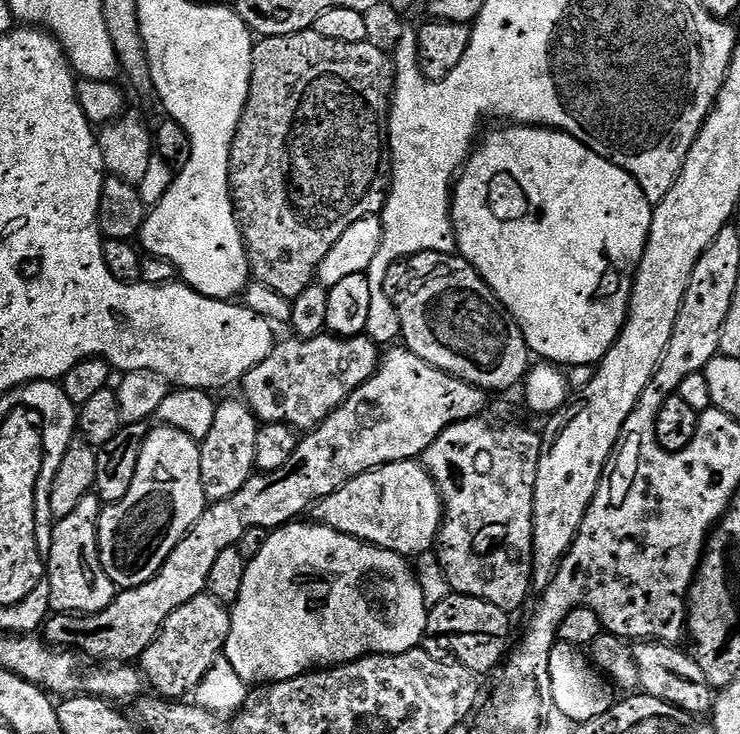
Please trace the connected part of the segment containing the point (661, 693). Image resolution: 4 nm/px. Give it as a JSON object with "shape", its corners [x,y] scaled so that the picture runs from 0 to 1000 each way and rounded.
{"shape":[[[872,872],[855,881],[854,890],[862,902],[865,937],[874,947],[899,954],[912,965],[927,967],[936,975],[950,977],[962,969],[965,939],[954,918],[949,918],[949,907],[943,907],[939,894],[926,884],[924,890],[922,884],[914,881],[919,880],[889,872]]]}

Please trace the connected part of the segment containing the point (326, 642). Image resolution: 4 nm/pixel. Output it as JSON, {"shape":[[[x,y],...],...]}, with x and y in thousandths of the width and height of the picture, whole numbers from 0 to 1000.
{"shape":[[[396,711],[385,714],[381,719],[364,723],[355,744],[342,763],[335,764],[332,787],[327,787],[327,804],[322,809],[319,822],[312,824],[314,851],[311,864],[303,876],[301,898],[316,907],[322,924],[327,924],[336,935],[355,935],[370,932],[374,926],[396,926],[400,921],[412,921],[423,913],[451,910],[462,905],[470,905],[474,899],[486,899],[491,894],[512,891],[516,894],[541,894],[546,888],[564,881],[574,871],[578,860],[578,835],[581,828],[573,823],[570,804],[564,790],[564,781],[554,772],[547,759],[536,752],[528,752],[520,747],[511,747],[507,741],[493,741],[491,736],[480,736],[477,730],[462,728],[450,719],[442,719],[438,714],[418,711]]]}

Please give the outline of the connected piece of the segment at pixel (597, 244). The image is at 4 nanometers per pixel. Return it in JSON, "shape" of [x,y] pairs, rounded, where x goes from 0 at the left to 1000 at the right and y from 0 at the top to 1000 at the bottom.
{"shape":[[[670,172],[670,176],[661,183],[659,187],[650,189],[642,198],[641,206],[634,211],[624,233],[620,236],[619,244],[614,251],[611,263],[611,313],[616,323],[616,335],[620,347],[632,356],[635,362],[641,362],[641,368],[649,377],[662,390],[662,395],[670,401],[670,405],[681,413],[681,420],[695,433],[695,439],[705,450],[708,465],[714,469],[715,475],[720,481],[730,484],[728,489],[735,493],[745,493],[753,499],[764,499],[762,496],[774,496],[776,500],[784,501],[788,496],[809,497],[816,489],[816,484],[830,471],[830,466],[838,458],[838,451],[843,443],[843,436],[849,432],[849,409],[854,403],[854,384],[859,379],[859,365],[868,357],[868,346],[873,341],[873,330],[878,319],[878,308],[881,307],[881,285],[882,279],[873,270],[873,264],[862,253],[862,248],[846,232],[841,232],[830,221],[824,221],[818,213],[809,213],[803,204],[793,202],[785,191],[777,191],[768,181],[755,178],[750,174],[736,174],[734,172]]]}

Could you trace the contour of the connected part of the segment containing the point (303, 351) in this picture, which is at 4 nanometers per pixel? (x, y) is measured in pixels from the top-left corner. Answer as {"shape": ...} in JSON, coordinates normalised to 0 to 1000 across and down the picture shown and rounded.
{"shape":[[[434,455],[415,460],[393,460],[395,463],[380,462],[365,477],[365,482],[343,504],[331,510],[327,519],[328,544],[341,556],[341,563],[347,572],[358,578],[392,579],[393,583],[415,591],[428,583],[432,576],[453,556],[459,554],[465,546],[484,531],[508,507],[514,497],[516,484],[515,475],[503,463],[503,459],[493,455],[489,458],[451,458]]]}

